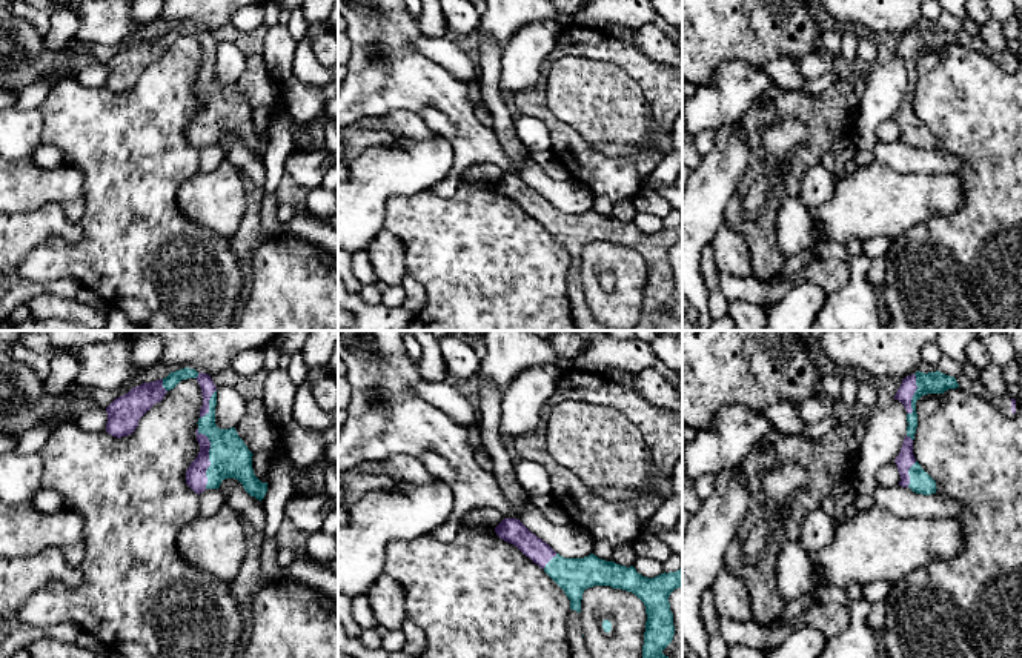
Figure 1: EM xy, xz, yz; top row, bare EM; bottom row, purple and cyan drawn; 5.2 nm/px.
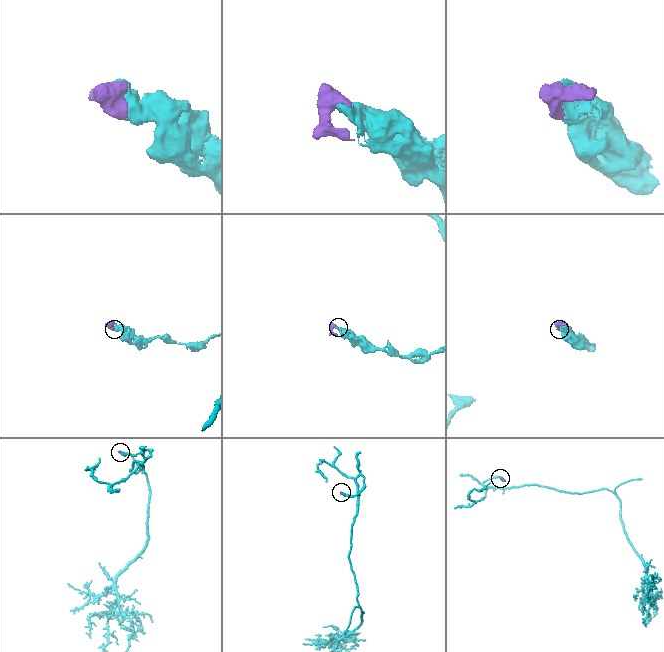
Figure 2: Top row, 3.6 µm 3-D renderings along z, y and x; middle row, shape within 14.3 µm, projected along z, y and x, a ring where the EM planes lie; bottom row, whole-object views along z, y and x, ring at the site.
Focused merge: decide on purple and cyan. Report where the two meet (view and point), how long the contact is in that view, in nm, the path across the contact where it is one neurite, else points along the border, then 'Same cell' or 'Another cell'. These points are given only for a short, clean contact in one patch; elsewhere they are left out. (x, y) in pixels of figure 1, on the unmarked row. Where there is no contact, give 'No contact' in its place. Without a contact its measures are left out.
Touches purple at xy (208, 114). Shared border 320 nm. Same cell

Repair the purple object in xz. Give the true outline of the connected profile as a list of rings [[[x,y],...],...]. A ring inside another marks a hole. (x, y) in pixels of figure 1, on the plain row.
[[[504,174],[495,188],[538,220],[564,246],[570,264],[578,269],[582,249],[589,243],[610,241],[635,249],[645,261],[647,277],[642,314],[630,331],[682,331],[682,320],[662,309],[675,291],[669,252],[682,243],[682,224],[647,234],[633,221],[625,223],[593,209],[584,214],[564,214],[516,174]]]

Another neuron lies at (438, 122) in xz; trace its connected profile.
[[[424,108],[420,112],[421,120],[438,135],[452,140],[455,126],[449,117],[436,108]]]

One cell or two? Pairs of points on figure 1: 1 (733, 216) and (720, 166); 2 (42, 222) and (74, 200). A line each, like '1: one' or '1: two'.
1: two
2: two

